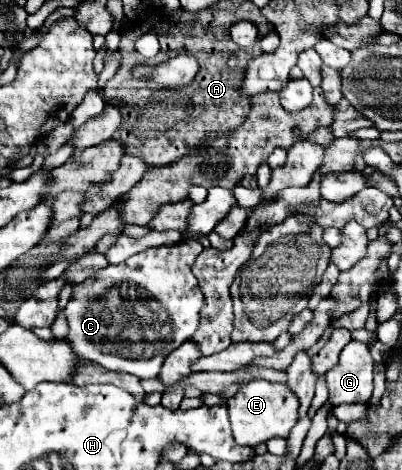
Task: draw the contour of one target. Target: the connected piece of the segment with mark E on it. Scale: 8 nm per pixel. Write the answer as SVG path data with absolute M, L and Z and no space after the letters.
M255 379L247 385L243 385L229 401L227 409L231 415L231 427L235 433L235 439L239 445L261 445L267 443L273 437L287 439L295 423L299 421L299 399L295 393L283 385L267 383L263 379Z

